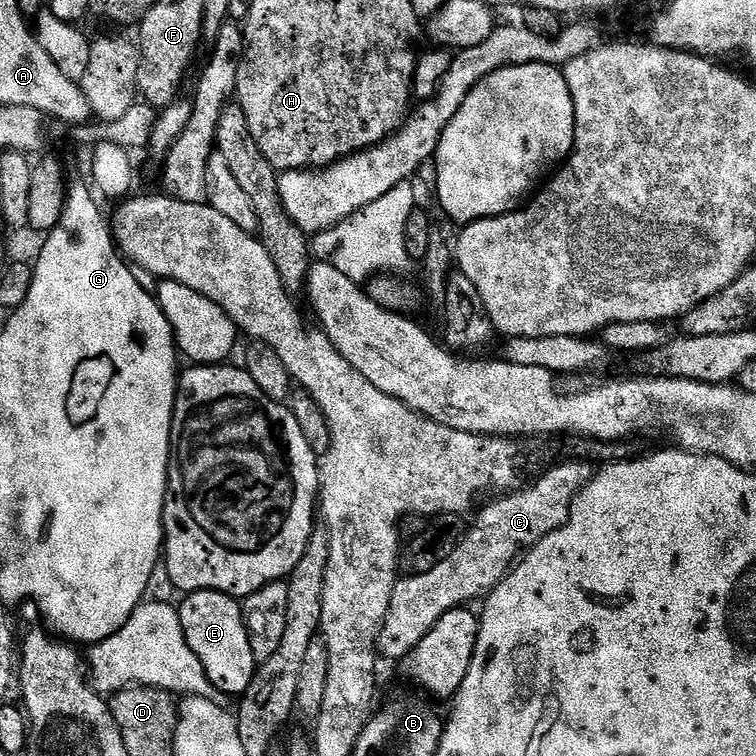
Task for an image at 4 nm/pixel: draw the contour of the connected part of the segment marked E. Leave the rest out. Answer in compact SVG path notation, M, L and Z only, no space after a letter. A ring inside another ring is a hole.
M218 591L191 592L182 599L177 607L182 630L188 645L199 656L213 689L219 693L243 695L258 665L250 649L241 603Z

